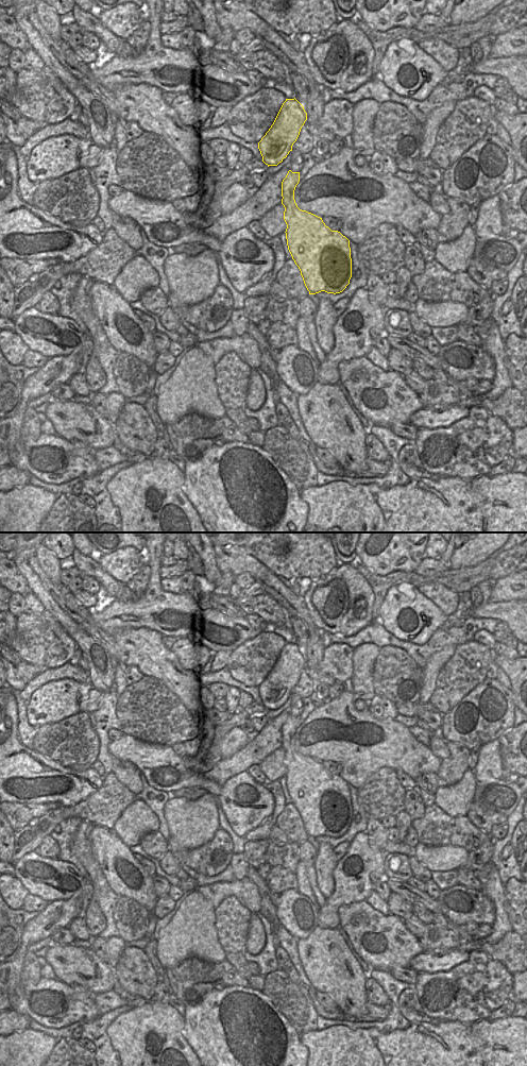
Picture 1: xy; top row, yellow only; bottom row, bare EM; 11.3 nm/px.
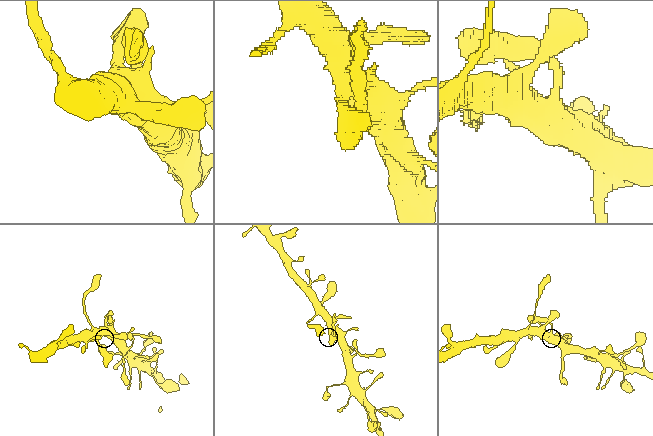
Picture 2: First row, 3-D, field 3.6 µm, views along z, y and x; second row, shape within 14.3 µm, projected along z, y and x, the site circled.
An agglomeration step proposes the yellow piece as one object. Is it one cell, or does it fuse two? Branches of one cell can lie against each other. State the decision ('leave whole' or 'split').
leave whole

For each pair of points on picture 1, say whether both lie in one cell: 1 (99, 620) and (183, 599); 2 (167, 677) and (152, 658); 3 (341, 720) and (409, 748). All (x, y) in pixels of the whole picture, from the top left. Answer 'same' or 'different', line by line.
1: same
2: same
3: same

